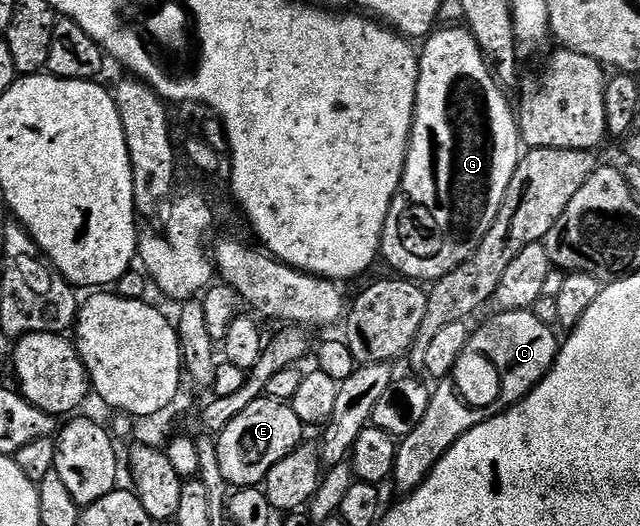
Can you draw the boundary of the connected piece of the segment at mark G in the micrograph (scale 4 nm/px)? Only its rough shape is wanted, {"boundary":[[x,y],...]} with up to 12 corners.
{"boundary":[[460,25],[418,58],[380,257],[433,283],[492,227],[515,106]]}

